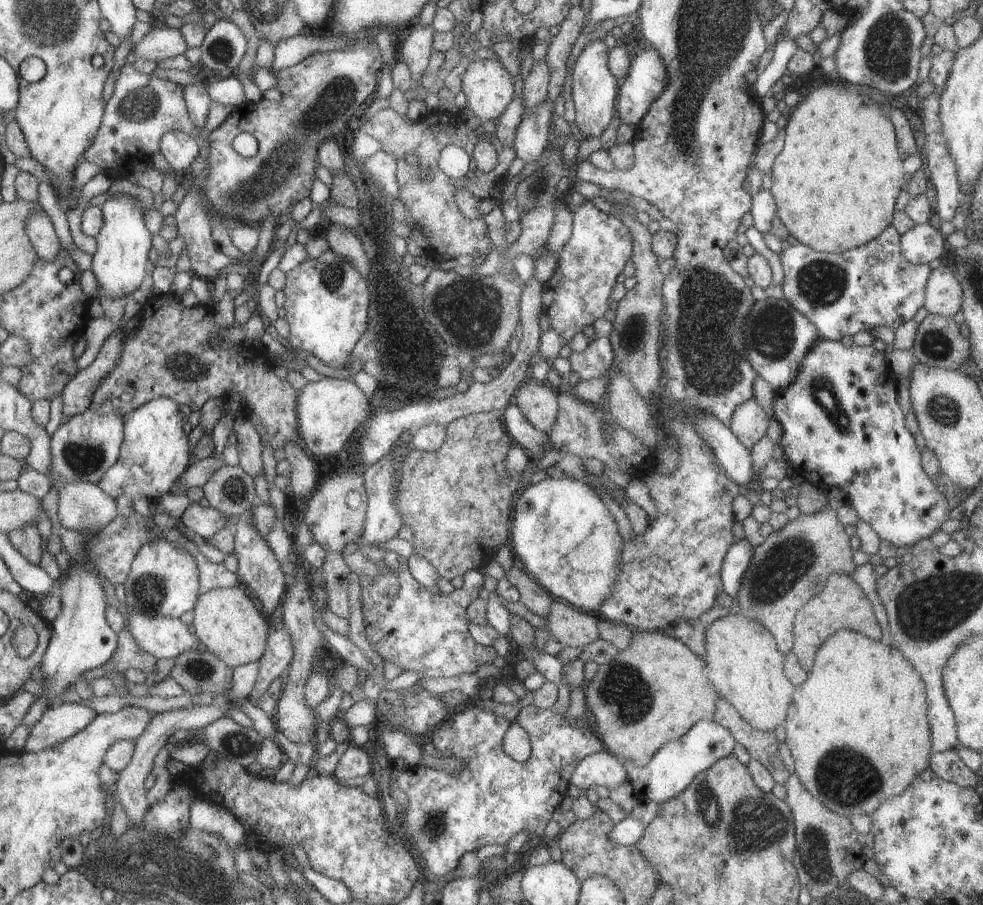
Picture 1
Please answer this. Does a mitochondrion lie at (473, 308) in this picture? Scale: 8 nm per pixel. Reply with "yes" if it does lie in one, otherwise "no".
yes

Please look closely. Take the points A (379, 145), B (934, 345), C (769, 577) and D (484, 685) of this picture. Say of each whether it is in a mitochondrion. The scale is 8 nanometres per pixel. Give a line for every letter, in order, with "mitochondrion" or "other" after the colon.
A: other
B: mitochondrion
C: mitochondrion
D: other

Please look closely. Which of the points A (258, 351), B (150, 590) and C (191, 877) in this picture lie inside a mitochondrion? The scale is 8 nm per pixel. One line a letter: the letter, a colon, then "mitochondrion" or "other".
A: other
B: mitochondrion
C: mitochondrion

